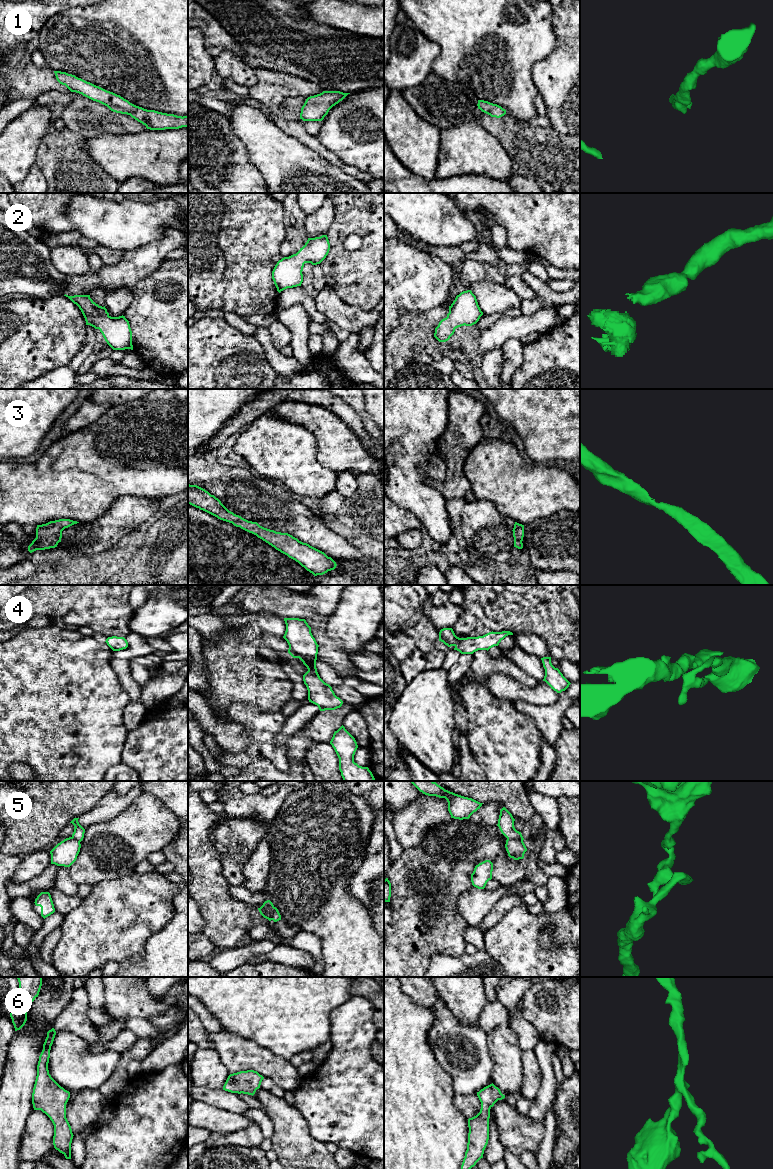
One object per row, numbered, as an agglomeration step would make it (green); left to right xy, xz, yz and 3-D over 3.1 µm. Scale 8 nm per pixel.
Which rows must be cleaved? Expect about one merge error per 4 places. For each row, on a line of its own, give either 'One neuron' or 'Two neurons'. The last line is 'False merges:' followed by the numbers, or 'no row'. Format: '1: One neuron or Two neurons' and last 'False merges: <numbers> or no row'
1: One neuron
2: One neuron
3: One neuron
4: One neuron
5: Two neurons
6: One neuron
False merges: 5

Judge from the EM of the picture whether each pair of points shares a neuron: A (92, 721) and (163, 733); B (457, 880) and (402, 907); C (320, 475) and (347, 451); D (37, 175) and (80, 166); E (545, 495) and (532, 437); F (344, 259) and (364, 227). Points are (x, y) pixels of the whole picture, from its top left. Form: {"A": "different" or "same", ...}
{"A": "different", "B": "same", "C": "different", "D": "different", "E": "different", "F": "same"}

